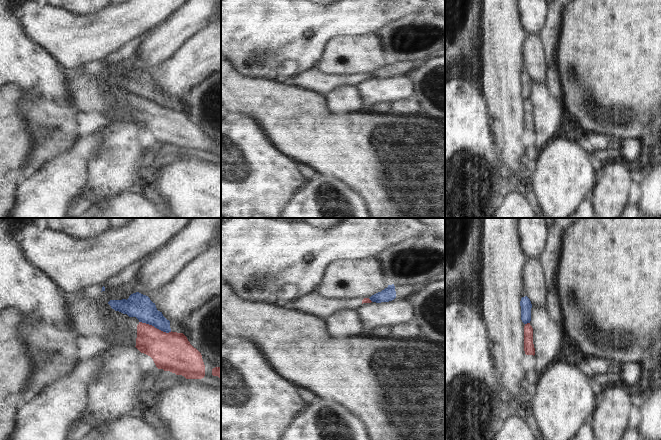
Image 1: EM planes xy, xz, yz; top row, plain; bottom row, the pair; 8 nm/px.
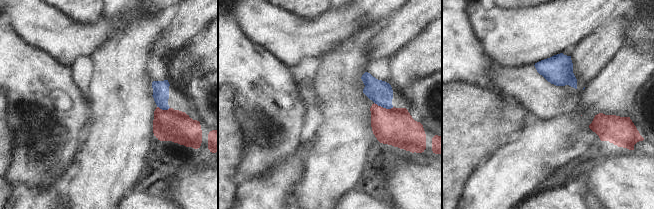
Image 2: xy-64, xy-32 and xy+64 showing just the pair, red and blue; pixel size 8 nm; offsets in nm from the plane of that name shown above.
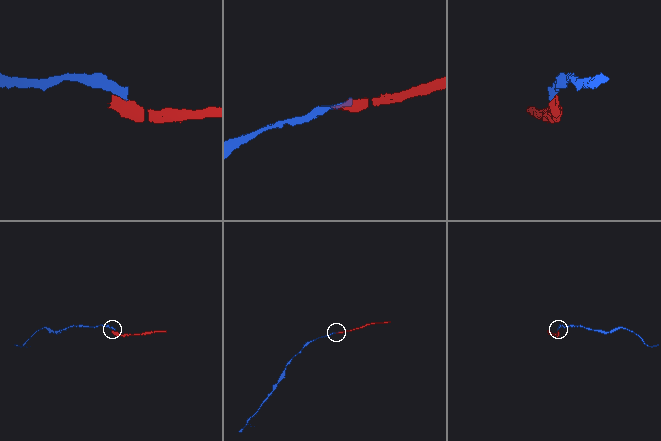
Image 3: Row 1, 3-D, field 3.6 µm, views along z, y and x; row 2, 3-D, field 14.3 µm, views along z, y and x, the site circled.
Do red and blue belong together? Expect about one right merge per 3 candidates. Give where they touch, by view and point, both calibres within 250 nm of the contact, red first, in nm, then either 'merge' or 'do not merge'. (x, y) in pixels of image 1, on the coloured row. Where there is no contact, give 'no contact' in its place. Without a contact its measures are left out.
xy (154, 327) | 320/190 nm | do not merge

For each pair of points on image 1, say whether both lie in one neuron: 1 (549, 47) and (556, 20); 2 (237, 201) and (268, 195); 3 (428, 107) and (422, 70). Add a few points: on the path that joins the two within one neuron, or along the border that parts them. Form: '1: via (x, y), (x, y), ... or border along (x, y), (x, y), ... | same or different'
1: via (549, 40), (551, 27) | same
2: via (245, 195), (260, 195) | same
3: via (426, 98), (420, 90), (420, 81), (422, 79) | same

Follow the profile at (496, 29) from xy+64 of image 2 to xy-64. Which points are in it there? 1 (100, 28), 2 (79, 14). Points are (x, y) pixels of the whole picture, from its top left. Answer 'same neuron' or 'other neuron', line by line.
1: same neuron
2: other neuron

